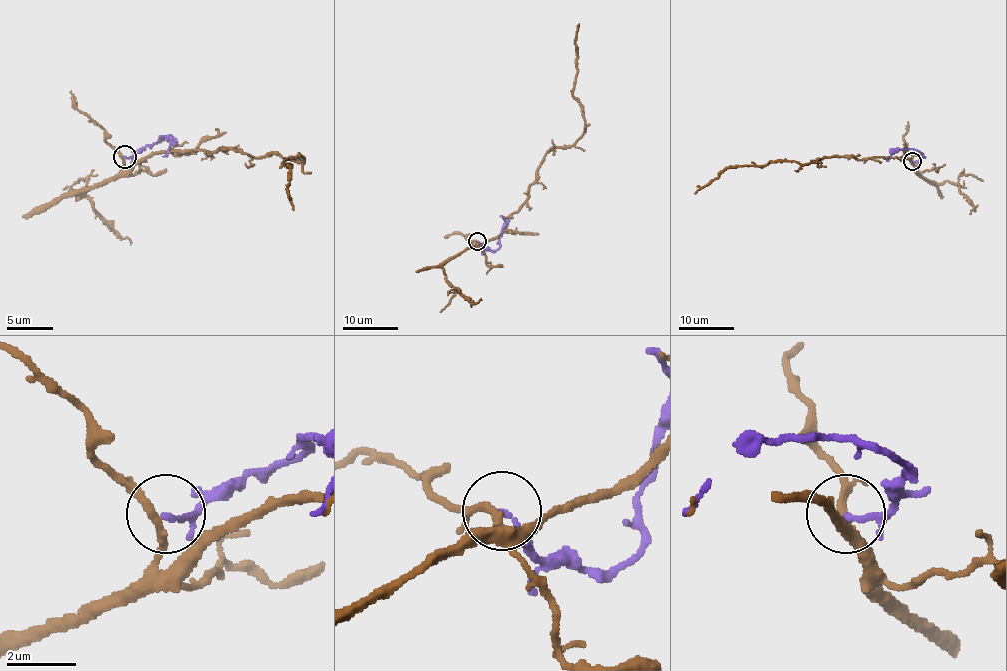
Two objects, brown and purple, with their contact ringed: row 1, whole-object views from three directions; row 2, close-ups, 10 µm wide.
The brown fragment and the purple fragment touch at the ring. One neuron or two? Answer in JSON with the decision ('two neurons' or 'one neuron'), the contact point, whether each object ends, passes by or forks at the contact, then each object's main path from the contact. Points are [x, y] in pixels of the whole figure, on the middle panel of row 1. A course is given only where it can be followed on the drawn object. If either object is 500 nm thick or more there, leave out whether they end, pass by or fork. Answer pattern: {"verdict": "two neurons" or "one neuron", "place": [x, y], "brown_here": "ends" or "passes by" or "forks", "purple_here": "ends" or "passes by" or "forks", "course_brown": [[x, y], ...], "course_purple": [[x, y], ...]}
{"verdict": "two neurons", "place": [477, 241], "brown_here": "passes by", "purple_here": "ends", "course_brown": [[476, 241], [504, 229], [544, 156], [570, 146], [585, 128], [573, 95], [578, 23]], "course_purple": [[478, 241], [487, 248], [496, 250], [500, 246], [501, 228], [505, 223], [500, 215]]}

